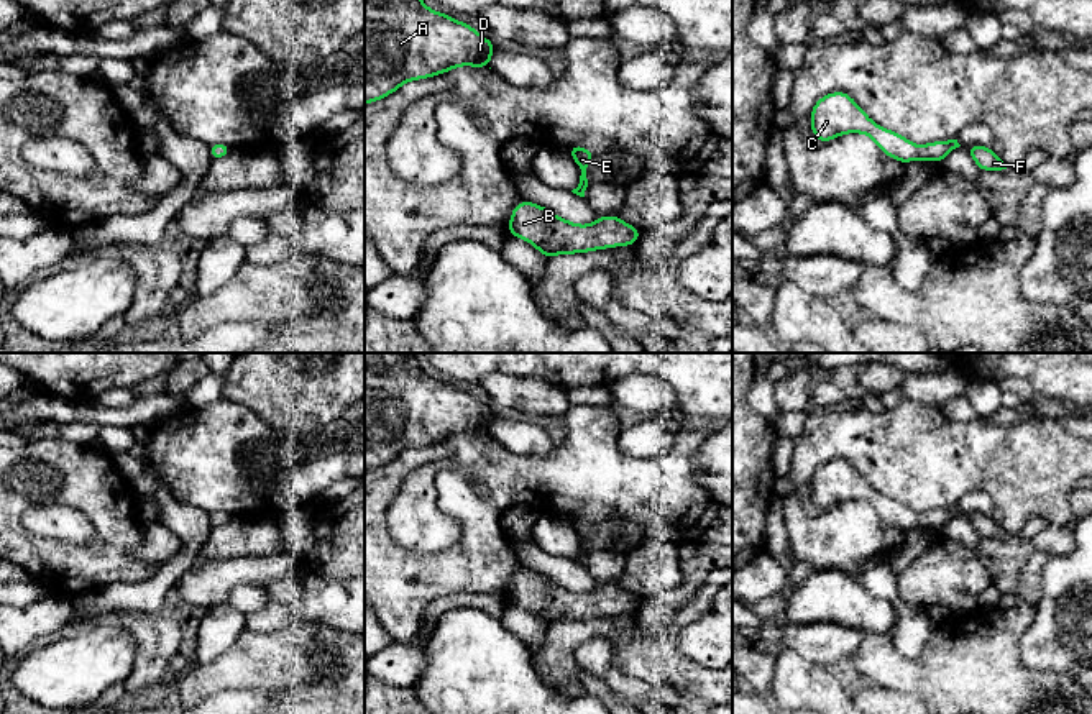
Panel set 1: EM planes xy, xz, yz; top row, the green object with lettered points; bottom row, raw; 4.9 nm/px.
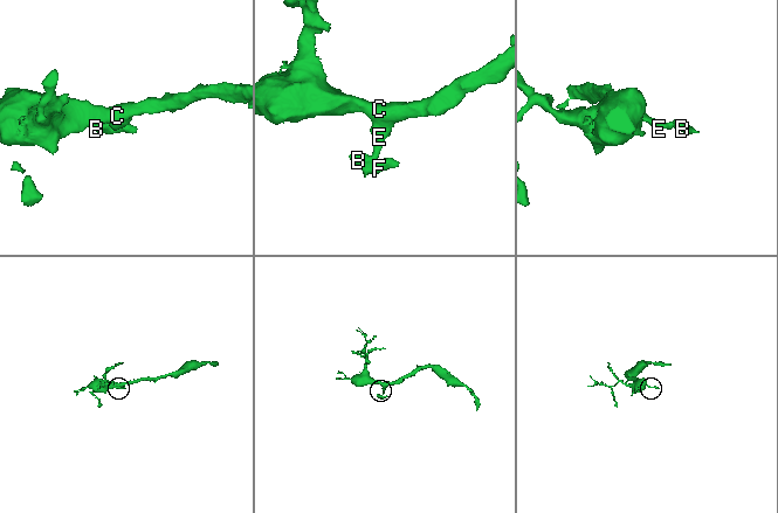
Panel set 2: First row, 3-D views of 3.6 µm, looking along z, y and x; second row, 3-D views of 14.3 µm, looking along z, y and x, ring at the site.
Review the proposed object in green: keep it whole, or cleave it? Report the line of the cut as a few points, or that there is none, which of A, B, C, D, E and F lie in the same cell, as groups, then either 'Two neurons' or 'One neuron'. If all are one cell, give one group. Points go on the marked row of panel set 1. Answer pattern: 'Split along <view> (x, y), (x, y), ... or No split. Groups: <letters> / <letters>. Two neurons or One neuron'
No split. Groups: A B C D E F. One neuron

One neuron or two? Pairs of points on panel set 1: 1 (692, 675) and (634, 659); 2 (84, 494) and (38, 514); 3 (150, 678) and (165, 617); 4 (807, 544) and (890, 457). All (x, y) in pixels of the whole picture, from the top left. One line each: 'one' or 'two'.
1: one
2: two
3: one
4: two

